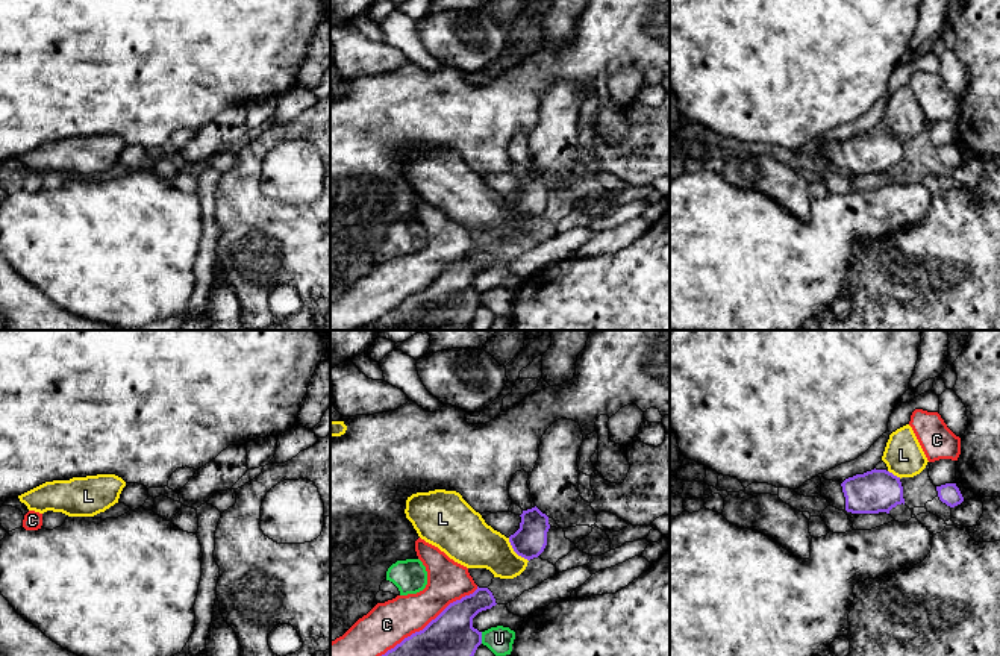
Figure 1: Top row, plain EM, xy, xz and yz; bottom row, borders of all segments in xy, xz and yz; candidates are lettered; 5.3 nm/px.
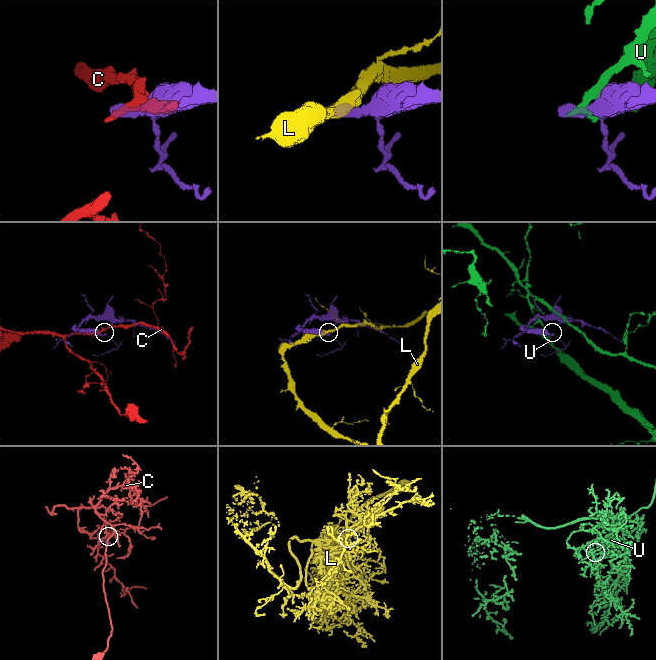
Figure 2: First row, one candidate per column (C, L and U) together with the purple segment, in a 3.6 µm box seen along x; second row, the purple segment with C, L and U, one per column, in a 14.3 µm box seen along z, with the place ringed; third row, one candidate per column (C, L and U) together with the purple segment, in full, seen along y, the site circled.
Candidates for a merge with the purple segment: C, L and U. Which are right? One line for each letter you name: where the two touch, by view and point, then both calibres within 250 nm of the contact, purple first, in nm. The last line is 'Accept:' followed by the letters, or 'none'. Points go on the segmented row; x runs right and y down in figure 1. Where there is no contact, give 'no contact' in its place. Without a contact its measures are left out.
Accept: none

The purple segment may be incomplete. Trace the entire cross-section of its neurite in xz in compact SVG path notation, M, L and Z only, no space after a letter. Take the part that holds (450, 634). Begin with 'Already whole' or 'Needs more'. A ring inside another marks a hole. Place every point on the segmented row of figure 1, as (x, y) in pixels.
Already whole. M477 586L382 656L474 656L482 632L473 627L473 618L495 604L492 592Z

